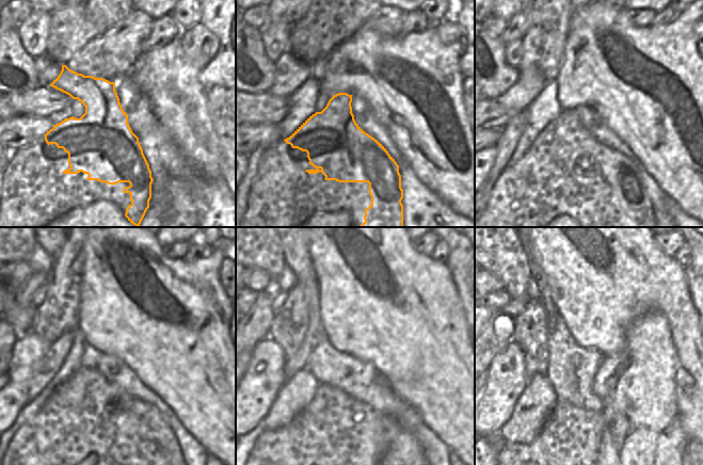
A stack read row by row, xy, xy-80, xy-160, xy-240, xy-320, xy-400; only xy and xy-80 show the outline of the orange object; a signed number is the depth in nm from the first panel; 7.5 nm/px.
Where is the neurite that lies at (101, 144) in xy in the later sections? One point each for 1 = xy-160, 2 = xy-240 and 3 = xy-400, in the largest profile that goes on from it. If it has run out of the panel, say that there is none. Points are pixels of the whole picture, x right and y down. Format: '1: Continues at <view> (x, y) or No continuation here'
1: Continues at xy-160 (568, 149)
2: Continues at xy-240 (86, 394)
3: Continues at xy-400 (560, 406)

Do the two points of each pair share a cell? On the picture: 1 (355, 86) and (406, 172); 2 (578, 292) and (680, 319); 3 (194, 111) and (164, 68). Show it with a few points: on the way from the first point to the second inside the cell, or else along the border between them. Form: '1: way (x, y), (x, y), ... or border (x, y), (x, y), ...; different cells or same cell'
1: border (403, 158), (419, 181); different cells
2: way (604, 292), (654, 293); same cell
3: way (184, 100), (173, 90), (169, 79); same cell

